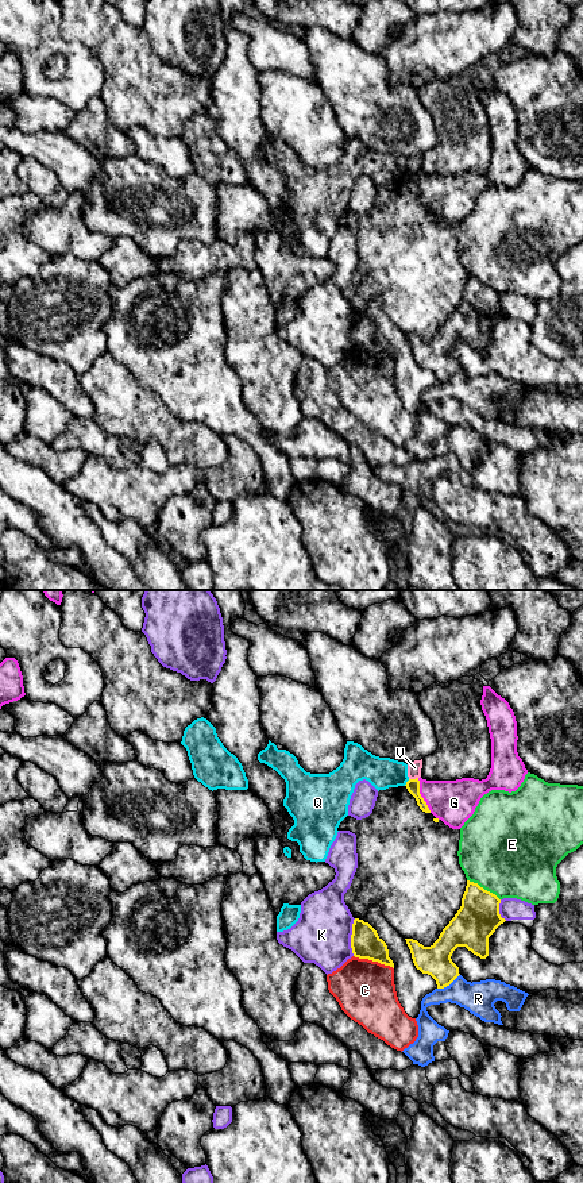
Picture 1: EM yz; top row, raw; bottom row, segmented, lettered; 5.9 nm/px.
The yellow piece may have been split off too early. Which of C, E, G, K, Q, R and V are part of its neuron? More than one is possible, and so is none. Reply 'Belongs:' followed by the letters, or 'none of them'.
Belongs: none of them

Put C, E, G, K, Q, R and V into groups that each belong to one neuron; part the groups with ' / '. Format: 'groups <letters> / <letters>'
groups C / E / G / K / Q / R / V

